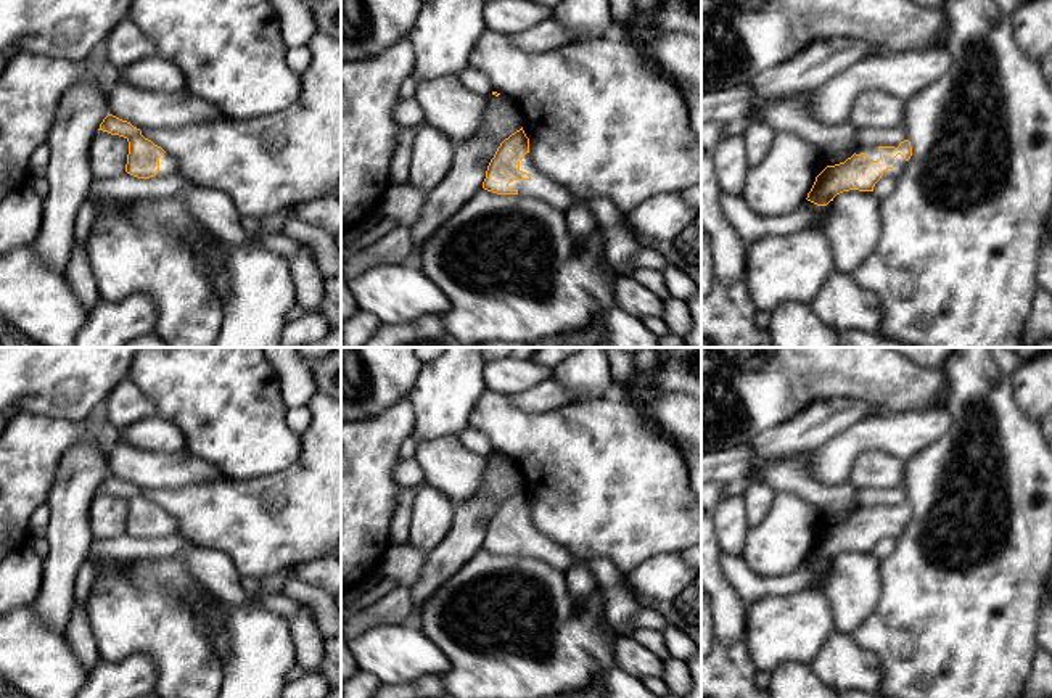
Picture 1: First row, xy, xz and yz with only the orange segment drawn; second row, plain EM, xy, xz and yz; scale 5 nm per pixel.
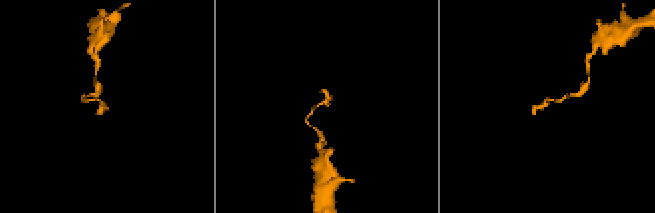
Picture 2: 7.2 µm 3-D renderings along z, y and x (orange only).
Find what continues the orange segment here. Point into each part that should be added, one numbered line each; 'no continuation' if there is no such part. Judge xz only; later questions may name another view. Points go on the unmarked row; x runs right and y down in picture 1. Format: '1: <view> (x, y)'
1: xz (541, 547)

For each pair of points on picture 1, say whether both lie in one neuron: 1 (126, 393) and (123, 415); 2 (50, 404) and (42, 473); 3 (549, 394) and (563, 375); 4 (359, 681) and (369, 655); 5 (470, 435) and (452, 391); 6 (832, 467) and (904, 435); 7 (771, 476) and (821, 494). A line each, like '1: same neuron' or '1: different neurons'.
1: same neuron
2: different neurons
3: different neurons
4: different neurons
5: different neurons
6: same neuron
7: same neuron

